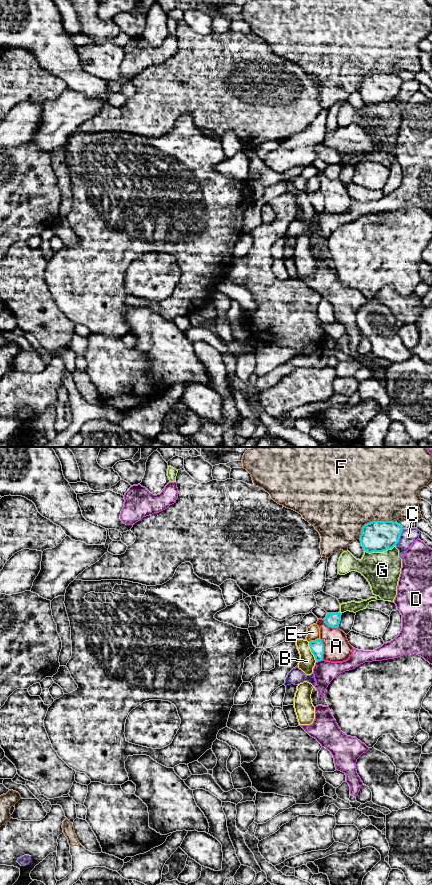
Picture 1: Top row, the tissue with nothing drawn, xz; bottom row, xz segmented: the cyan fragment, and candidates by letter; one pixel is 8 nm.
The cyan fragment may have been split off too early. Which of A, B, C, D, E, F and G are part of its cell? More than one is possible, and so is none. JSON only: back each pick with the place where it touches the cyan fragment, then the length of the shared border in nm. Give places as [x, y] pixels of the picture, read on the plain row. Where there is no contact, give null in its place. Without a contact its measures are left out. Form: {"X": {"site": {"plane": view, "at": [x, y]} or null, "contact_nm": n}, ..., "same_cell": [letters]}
{"same_cell": []}

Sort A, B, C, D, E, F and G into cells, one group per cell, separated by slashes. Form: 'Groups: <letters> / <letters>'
Groups: A / B / C / D / E / F / G

